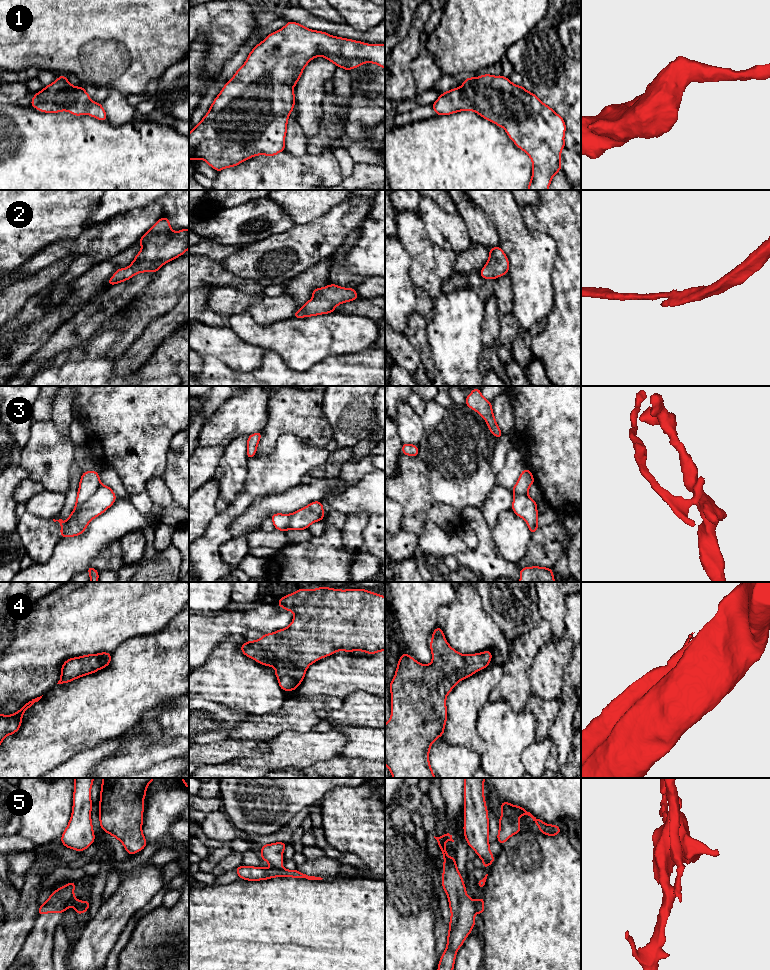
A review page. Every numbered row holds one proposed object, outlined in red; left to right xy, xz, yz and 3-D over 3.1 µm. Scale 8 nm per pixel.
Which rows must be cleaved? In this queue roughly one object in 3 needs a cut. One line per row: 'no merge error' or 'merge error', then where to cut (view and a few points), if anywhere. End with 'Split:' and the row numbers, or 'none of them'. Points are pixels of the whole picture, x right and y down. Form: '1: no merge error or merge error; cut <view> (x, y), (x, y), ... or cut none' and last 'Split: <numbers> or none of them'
1: no merge error; cut none
2: no merge error; cut none
3: merge error; cut xy (100, 483), (97, 490), (75, 509)
4: no merge error; cut none
5: merge error; cut xy (86, 908), (82, 905), (75, 910)
Split: 3, 5

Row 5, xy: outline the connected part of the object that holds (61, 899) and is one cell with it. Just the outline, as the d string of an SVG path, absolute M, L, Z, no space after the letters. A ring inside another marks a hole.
M75 881L56 889L49 897L48 900L41 904L38 911L38 916L46 913L62 913L65 912L71 905L74 910L77 908L85 906L88 910L90 901L80 901L77 900L74 896L74 888L76 884Z

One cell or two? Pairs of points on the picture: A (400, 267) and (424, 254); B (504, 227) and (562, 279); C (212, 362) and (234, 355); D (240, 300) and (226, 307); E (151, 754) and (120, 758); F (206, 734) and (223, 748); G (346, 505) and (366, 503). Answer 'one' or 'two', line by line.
A: two
B: two
C: two
D: one
E: one
F: two
G: one

